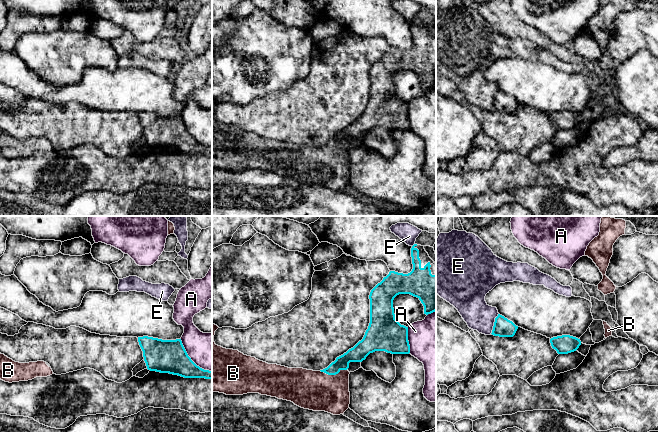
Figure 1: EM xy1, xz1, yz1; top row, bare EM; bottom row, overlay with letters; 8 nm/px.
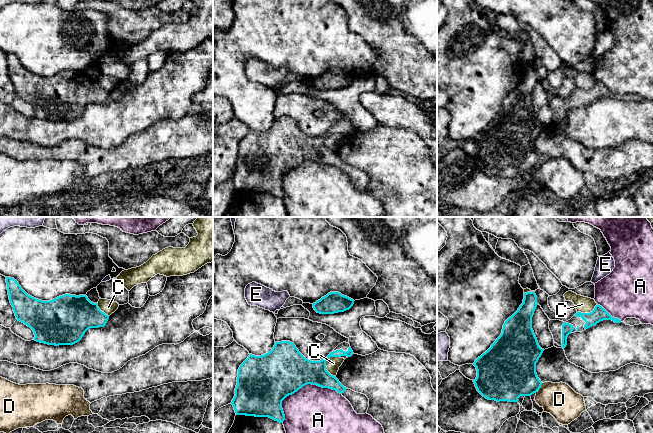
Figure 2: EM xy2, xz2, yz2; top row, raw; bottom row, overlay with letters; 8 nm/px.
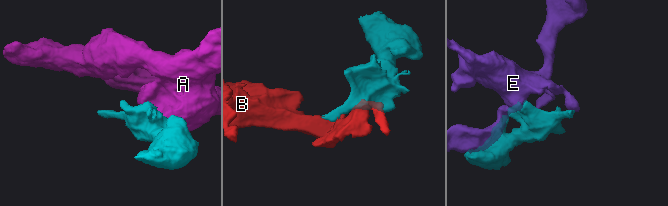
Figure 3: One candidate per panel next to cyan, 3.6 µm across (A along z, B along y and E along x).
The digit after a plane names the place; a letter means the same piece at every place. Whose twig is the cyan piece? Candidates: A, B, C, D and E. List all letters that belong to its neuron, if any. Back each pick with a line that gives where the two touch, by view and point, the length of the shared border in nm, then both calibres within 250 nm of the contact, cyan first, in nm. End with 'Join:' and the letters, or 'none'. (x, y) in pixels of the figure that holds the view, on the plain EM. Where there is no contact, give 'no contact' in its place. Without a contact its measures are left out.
B: contact xz1 (333, 150); length 220 nm; calibres 130 and 320 nm
Join: B

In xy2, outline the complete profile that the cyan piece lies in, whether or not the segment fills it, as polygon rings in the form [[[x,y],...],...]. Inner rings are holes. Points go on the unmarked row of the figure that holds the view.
[[[6,53],[6,59],[16,95],[33,106],[37,118],[55,122],[73,121],[82,115],[88,105],[104,103],[109,95],[98,80],[91,78],[86,71],[65,70],[42,77],[28,71],[14,54]]]

